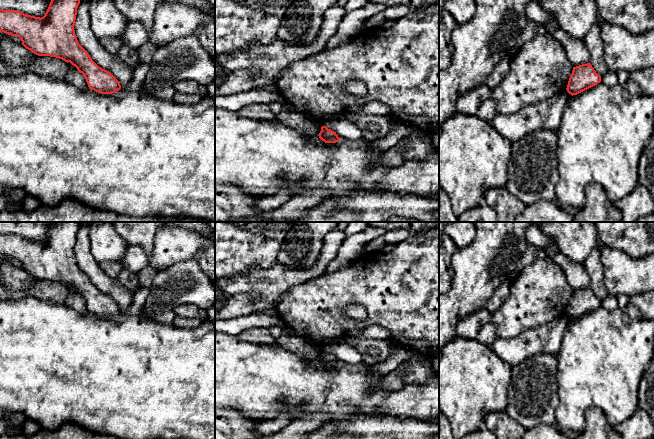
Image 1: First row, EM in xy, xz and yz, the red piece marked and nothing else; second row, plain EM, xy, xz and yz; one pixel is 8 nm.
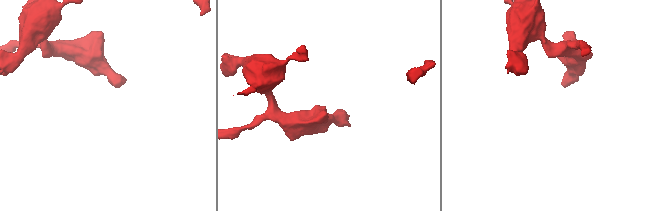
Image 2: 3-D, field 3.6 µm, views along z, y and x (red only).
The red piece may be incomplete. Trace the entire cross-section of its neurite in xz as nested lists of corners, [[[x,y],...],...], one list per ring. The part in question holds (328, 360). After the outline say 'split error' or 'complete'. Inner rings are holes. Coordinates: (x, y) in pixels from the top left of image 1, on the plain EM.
[[[326,350],[321,351],[321,355],[318,360],[325,367],[336,367],[340,363],[336,356],[328,353]]] | complete

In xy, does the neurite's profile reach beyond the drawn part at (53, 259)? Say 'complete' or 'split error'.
complete

